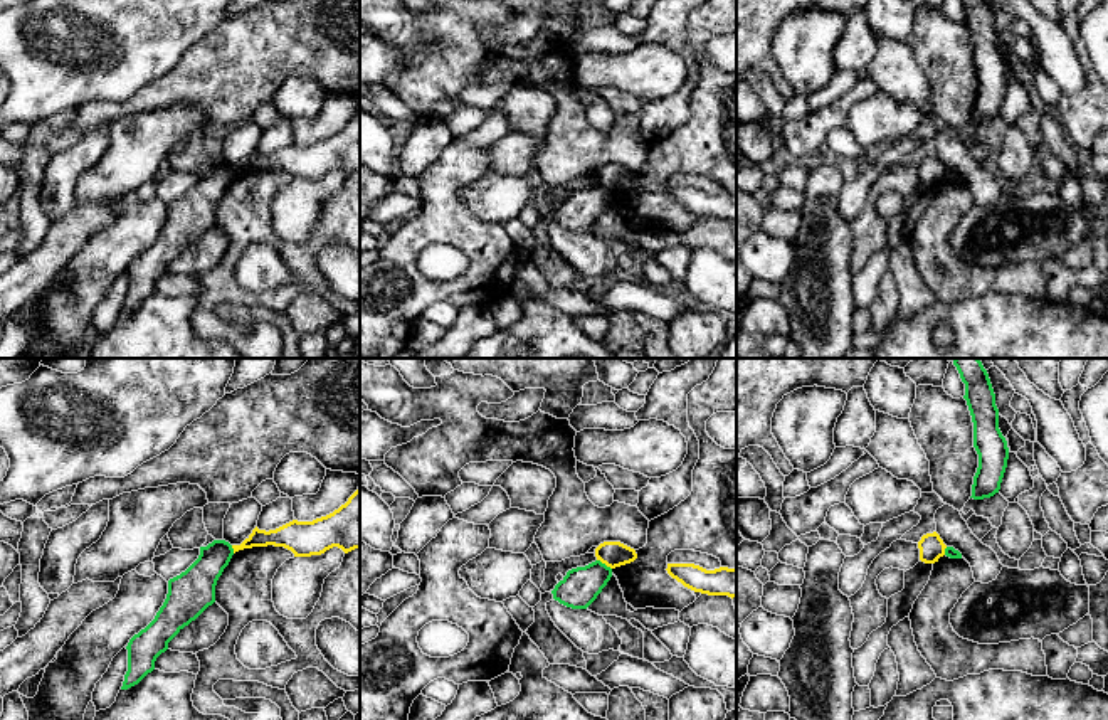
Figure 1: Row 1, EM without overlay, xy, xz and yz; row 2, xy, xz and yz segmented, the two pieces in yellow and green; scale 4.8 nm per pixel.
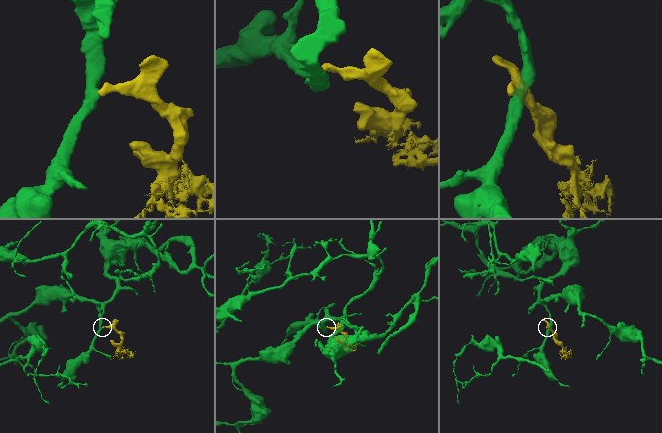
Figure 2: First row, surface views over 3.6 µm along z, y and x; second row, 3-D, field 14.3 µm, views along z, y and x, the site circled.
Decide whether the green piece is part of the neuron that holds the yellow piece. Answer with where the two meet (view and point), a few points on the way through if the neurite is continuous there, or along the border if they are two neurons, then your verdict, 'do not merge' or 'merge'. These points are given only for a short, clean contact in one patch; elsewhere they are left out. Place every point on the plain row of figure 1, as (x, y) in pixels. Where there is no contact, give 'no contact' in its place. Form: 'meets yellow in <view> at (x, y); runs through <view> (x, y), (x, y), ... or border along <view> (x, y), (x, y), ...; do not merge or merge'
meets yellow in xz at (604, 185); border along xz (597, 182), (611, 192); do not merge

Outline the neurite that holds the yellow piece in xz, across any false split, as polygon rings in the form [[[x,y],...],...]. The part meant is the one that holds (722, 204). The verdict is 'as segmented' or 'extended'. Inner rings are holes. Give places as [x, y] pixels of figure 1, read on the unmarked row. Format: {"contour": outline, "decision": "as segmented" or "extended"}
{"contour": [[[667,187],[666,193],[694,215],[736,220],[736,192],[720,190],[706,193],[694,187]]], "decision": "as segmented"}

